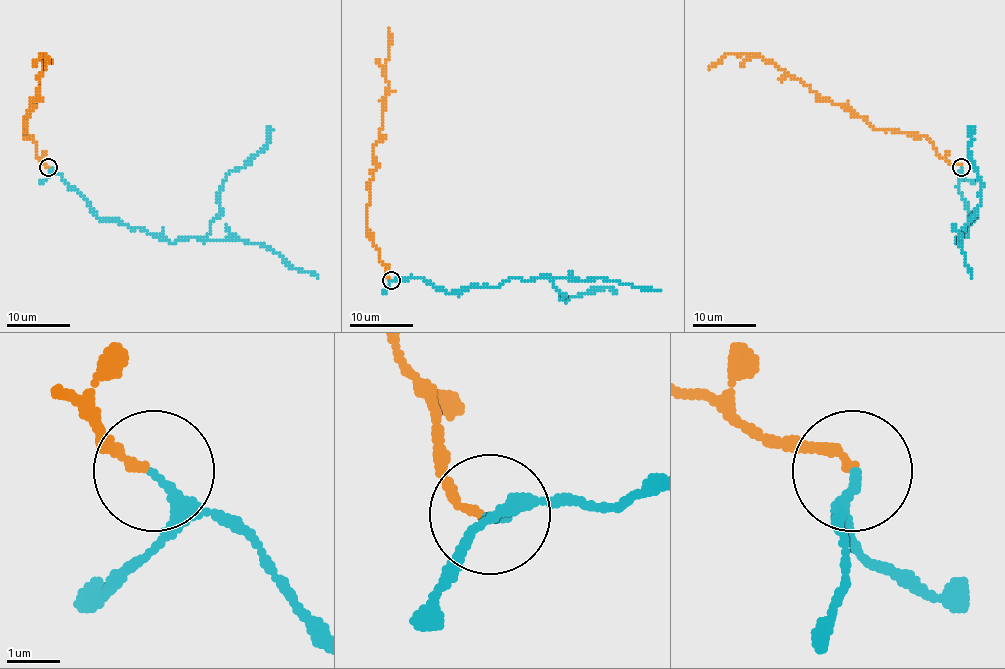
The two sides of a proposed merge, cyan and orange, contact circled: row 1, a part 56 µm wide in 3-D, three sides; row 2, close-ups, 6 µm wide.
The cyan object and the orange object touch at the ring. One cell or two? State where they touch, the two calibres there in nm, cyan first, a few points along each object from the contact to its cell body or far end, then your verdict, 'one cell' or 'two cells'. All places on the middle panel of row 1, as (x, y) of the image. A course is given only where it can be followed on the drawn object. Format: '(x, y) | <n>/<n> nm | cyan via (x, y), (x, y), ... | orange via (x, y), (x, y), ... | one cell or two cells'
(391, 280) | 150/150 nm | cyan via (391, 280), (419, 277), (459, 292), (514, 278), (549, 278), (565, 300), (610, 288) | orange via (391, 280), (372, 243), (366, 206), (388, 90), (388, 27) | one cell

